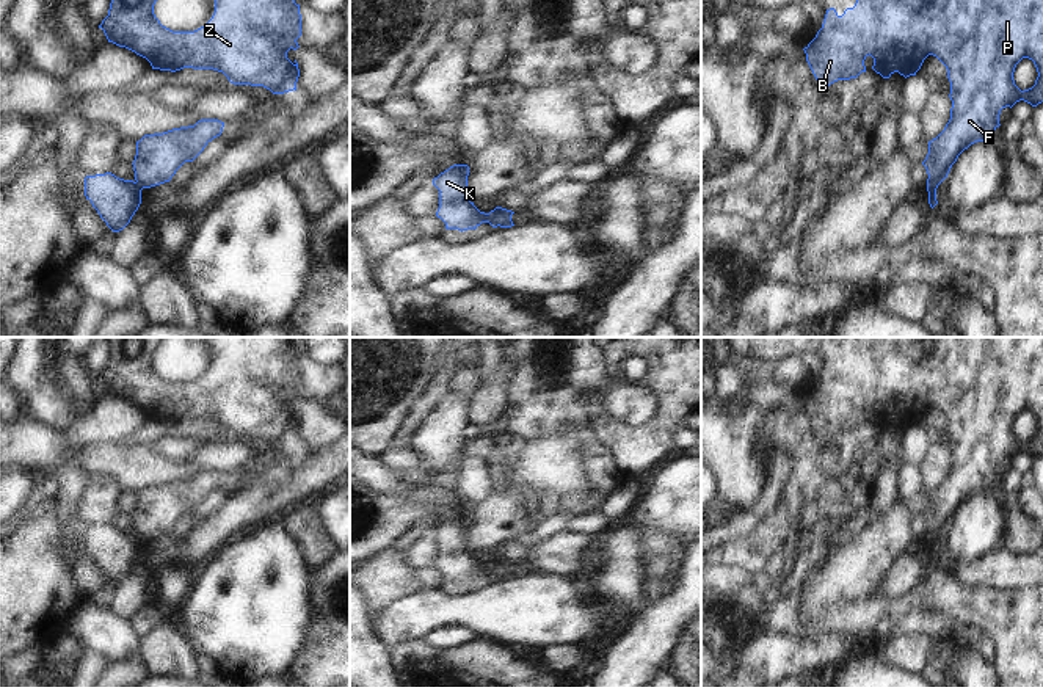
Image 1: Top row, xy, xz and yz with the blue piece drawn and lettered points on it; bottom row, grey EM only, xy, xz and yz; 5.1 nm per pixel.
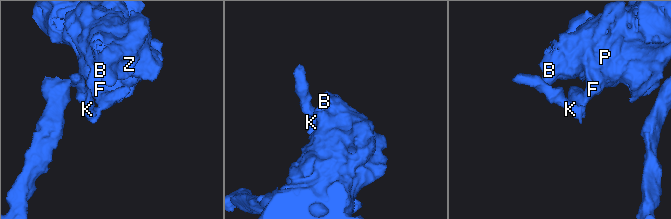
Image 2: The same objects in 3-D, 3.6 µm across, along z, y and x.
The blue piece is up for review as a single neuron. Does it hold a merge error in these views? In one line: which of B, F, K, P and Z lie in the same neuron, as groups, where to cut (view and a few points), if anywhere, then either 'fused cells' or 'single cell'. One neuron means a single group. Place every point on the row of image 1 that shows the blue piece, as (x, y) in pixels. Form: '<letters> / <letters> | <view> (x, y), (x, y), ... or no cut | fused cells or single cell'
B F P Z / K | yz (937, 184), (927, 187) | fused cells

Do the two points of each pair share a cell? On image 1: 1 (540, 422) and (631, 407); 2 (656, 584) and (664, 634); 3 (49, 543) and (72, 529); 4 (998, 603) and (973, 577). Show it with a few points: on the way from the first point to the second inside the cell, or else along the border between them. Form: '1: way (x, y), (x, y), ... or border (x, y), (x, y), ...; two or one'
1: way (562, 410), (587, 410), (598, 403), (609, 403); one
2: border (681, 571), (676, 587), (665, 596); two
3: border (57, 502), (61, 540), (66, 557), (74, 570); two
4: border (949, 574), (960, 585), (970, 588), (1021, 588); two

